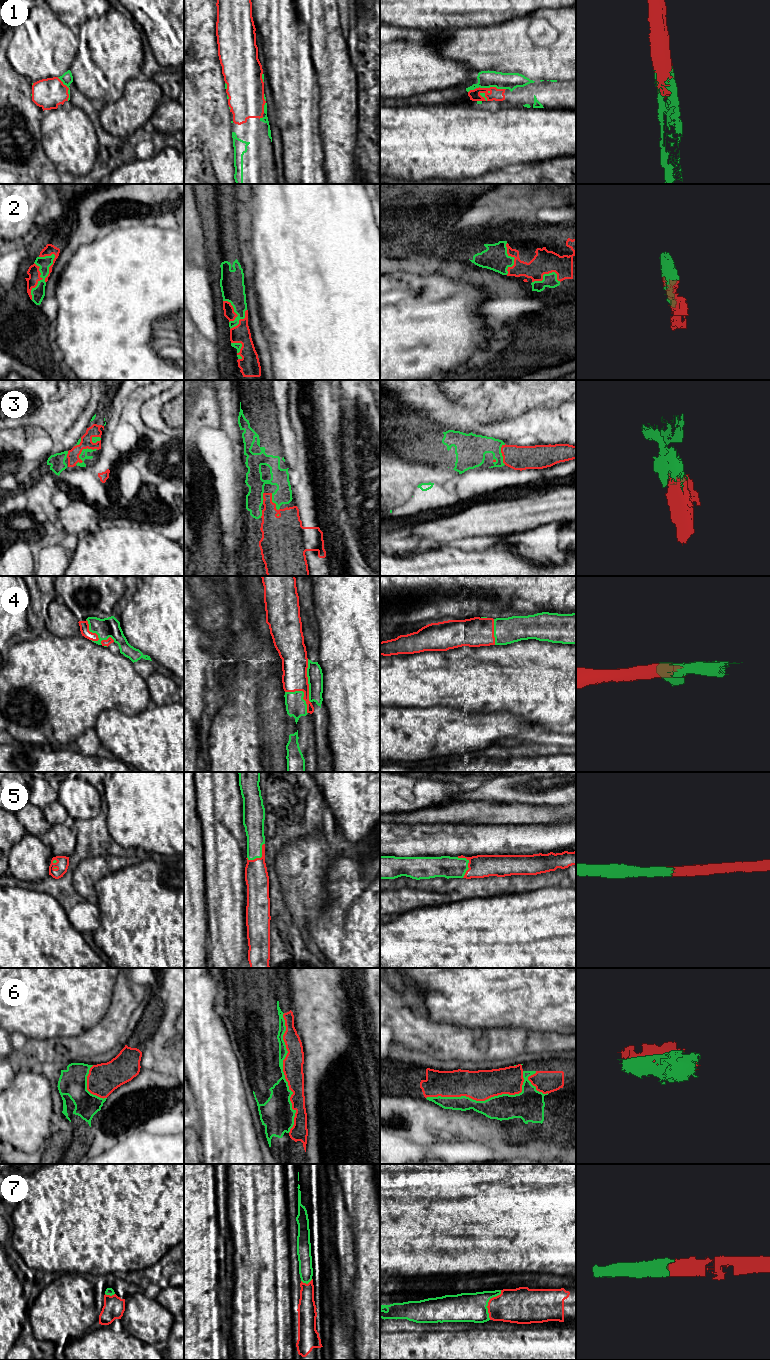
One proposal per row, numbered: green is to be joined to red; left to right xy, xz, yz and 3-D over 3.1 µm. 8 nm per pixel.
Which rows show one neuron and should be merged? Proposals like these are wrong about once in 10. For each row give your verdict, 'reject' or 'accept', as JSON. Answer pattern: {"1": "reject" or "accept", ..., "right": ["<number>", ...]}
{"1": "accept", "2": "accept", "3": "accept", "4": "accept", "5": "accept", "6": "accept", "7": "accept", "right": ["1", "2", "3", "4", "5", "6", "7"]}

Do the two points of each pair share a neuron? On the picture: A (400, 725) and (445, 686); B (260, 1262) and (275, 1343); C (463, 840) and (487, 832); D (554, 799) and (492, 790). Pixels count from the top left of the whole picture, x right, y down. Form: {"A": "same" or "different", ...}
{"A": "different", "B": "same", "C": "same", "D": "same"}

